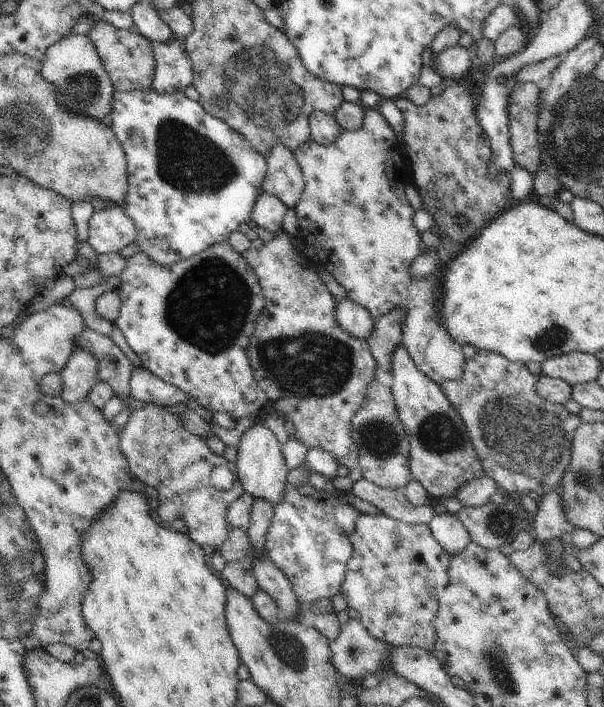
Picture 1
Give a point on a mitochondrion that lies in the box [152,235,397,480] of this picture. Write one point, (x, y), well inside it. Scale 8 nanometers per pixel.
(207, 307)

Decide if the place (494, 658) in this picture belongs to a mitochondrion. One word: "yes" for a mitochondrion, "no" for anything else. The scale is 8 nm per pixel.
yes

